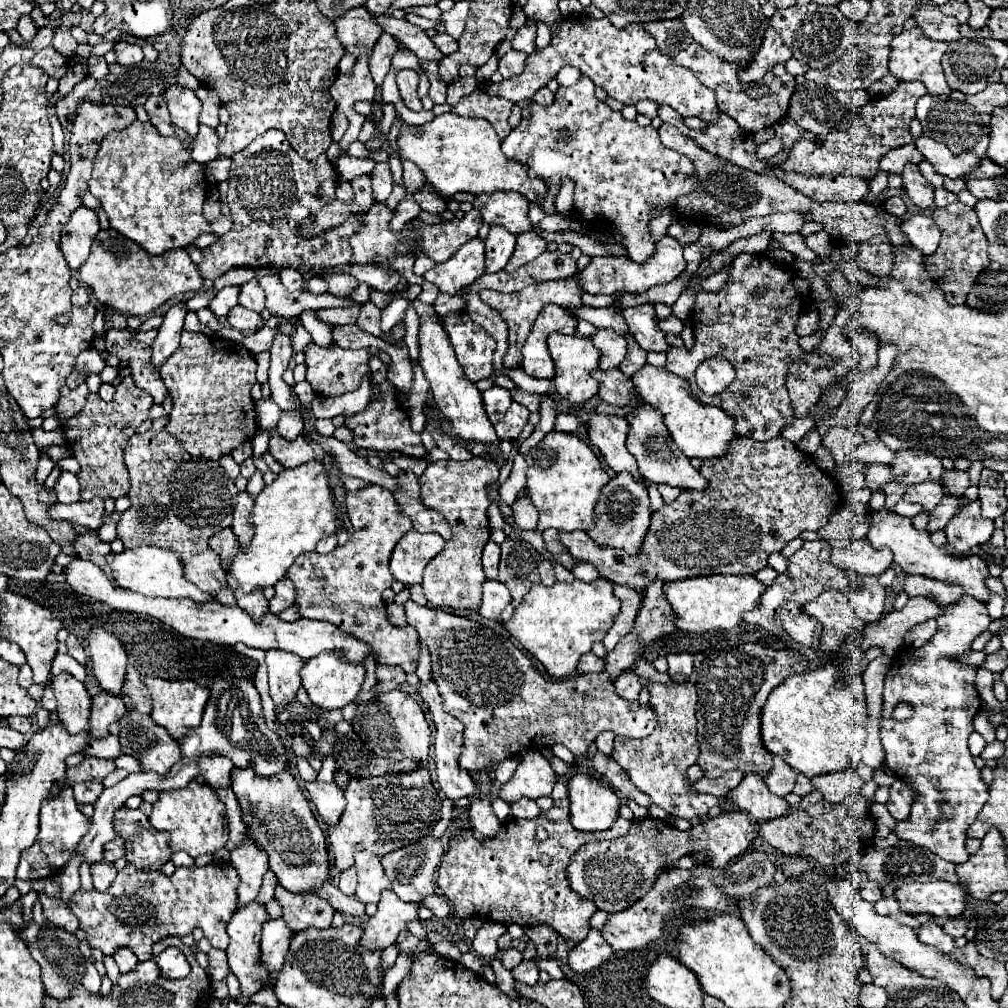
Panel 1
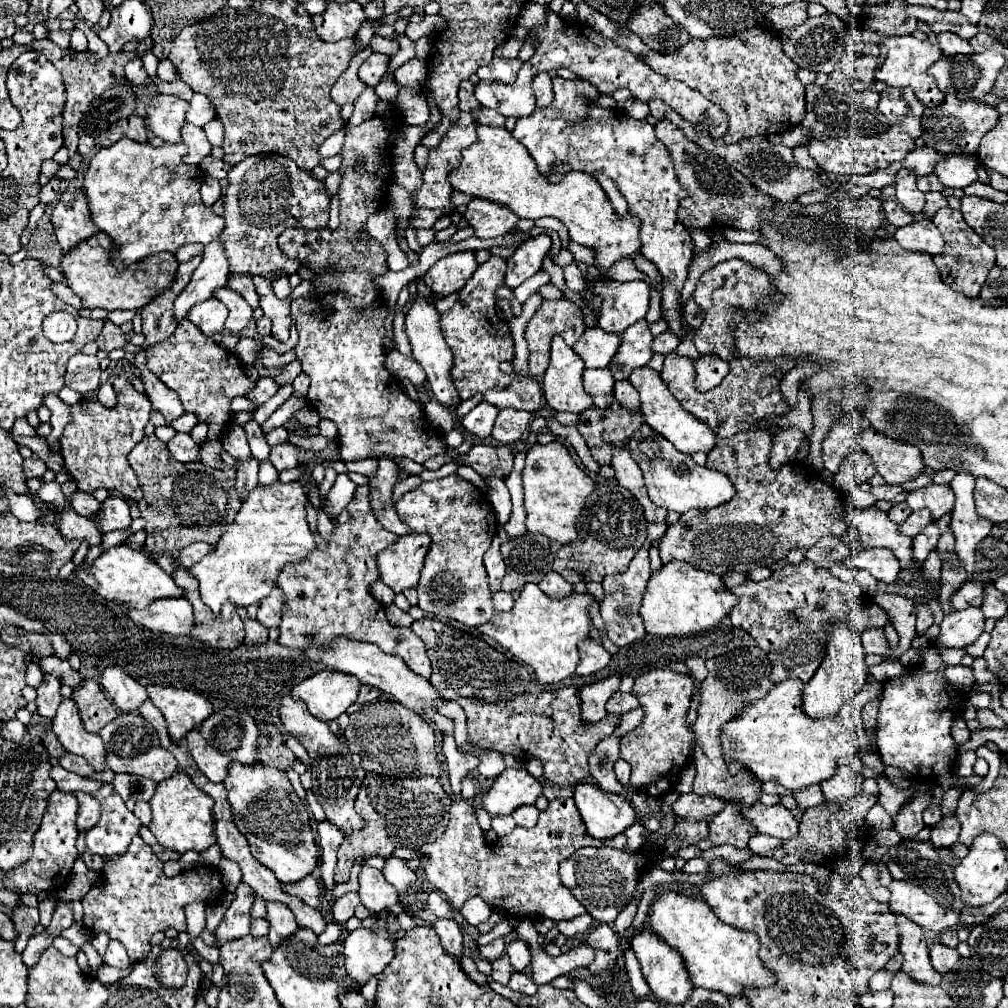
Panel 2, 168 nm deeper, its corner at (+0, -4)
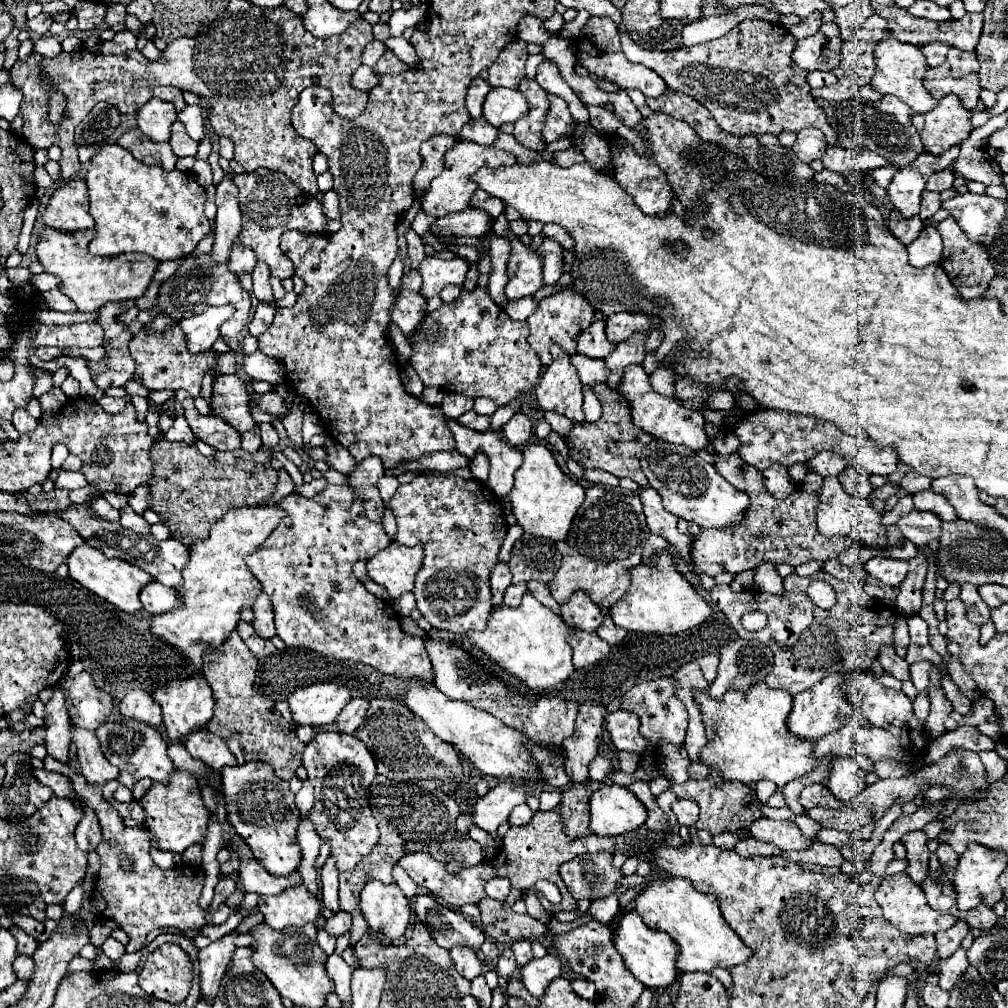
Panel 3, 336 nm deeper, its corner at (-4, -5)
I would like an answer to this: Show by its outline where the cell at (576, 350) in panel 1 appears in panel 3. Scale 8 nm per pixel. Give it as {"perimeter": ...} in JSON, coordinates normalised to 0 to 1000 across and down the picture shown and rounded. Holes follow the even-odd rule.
{"perimeter":[[[556,343],[546,345],[548,361],[538,369],[534,383],[530,385],[532,399],[540,409],[554,409],[567,419],[577,419],[577,381],[571,367],[565,361],[565,353]]]}

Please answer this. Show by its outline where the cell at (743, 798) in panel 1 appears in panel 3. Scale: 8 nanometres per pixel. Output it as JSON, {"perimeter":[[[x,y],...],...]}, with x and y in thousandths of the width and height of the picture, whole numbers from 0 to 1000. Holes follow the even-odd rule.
{"perimeter":[[[754,812],[744,819],[744,827],[750,833],[768,837],[770,841],[782,845],[782,843],[802,843],[806,839],[806,833],[802,833],[794,821],[784,813],[764,813]]]}

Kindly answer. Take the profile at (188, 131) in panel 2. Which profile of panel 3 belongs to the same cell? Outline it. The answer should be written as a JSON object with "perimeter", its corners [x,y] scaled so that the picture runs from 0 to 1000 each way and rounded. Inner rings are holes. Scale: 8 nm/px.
{"perimeter":[[[175,119],[171,123],[169,145],[171,145],[171,149],[173,149],[173,153],[177,157],[181,157],[181,155],[194,155],[194,149],[196,149],[196,141],[192,141],[187,135],[187,131],[185,131],[185,127],[183,127],[183,123],[179,119]]]}

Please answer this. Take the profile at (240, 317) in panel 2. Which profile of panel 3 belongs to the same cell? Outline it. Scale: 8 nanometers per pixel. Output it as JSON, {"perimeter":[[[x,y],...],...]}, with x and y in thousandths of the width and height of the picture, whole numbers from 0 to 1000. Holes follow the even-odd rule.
{"perimeter":[[[188,252],[183,256],[179,266],[159,282],[157,290],[157,300],[151,308],[141,308],[137,312],[137,317],[141,321],[151,319],[157,312],[171,313],[175,319],[192,313],[194,310],[200,310],[202,304],[218,304],[218,302],[230,302],[232,312],[228,317],[224,317],[218,323],[218,333],[230,335],[236,333],[236,329],[244,323],[246,319],[246,310],[248,310],[248,292],[240,286],[236,274],[226,266],[226,262],[210,262],[208,252]]]}

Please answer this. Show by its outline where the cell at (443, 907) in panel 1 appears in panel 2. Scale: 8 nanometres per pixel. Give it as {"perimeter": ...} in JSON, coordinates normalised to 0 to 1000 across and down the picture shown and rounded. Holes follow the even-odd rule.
{"perimeter":[[[433,912],[433,916],[429,920],[437,928],[438,939],[444,947],[448,947],[448,949],[458,947],[458,926],[450,912]]]}

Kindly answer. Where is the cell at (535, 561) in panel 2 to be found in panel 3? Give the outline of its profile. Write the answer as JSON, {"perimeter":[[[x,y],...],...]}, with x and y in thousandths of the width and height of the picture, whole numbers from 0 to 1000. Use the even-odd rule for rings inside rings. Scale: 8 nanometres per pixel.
{"perimeter":[[[520,530],[508,544],[508,556],[504,558],[510,577],[536,575],[546,577],[556,563],[556,548],[550,536],[536,538],[528,530]]]}

